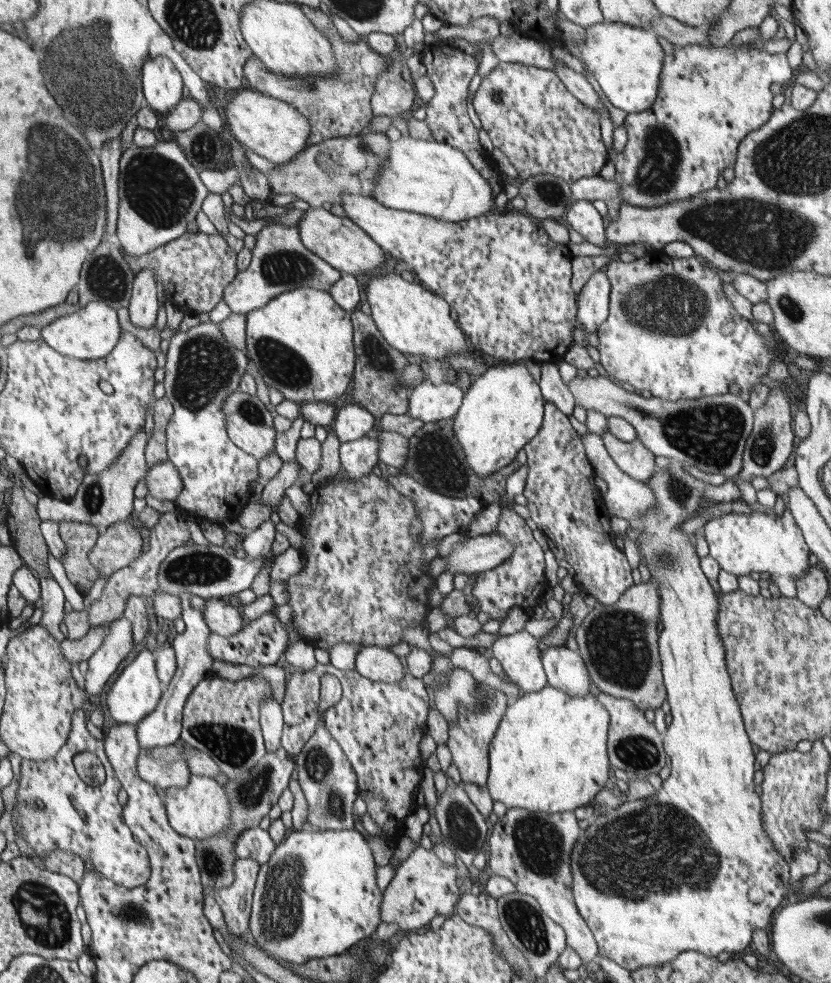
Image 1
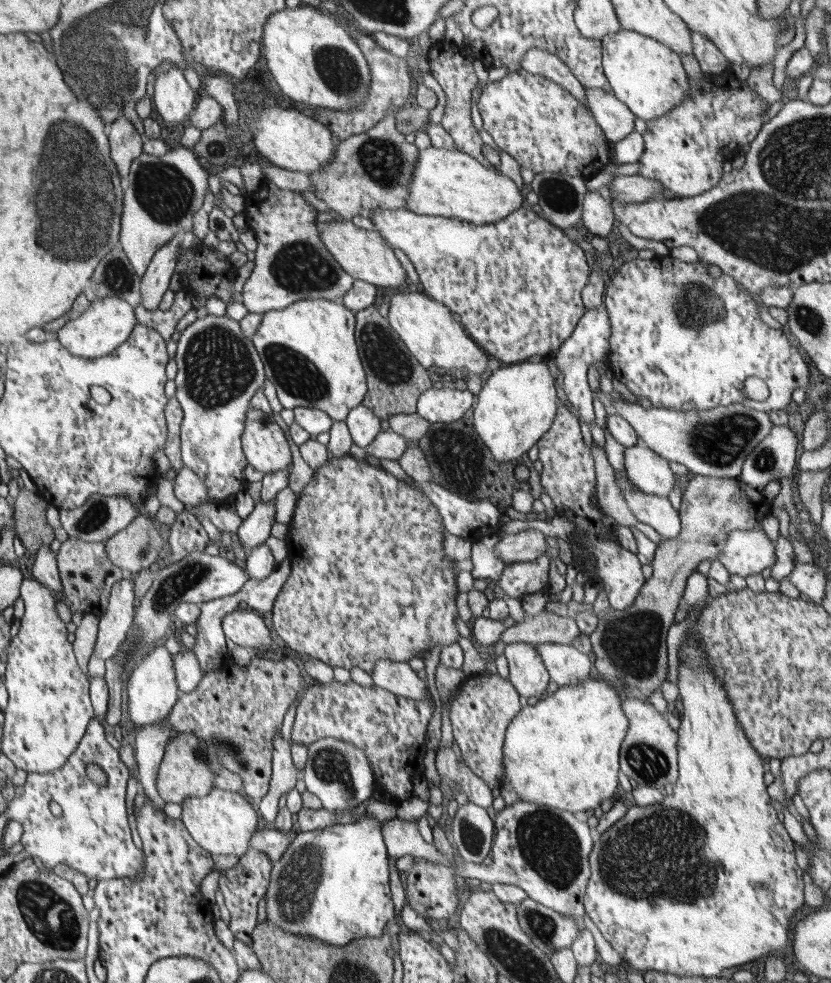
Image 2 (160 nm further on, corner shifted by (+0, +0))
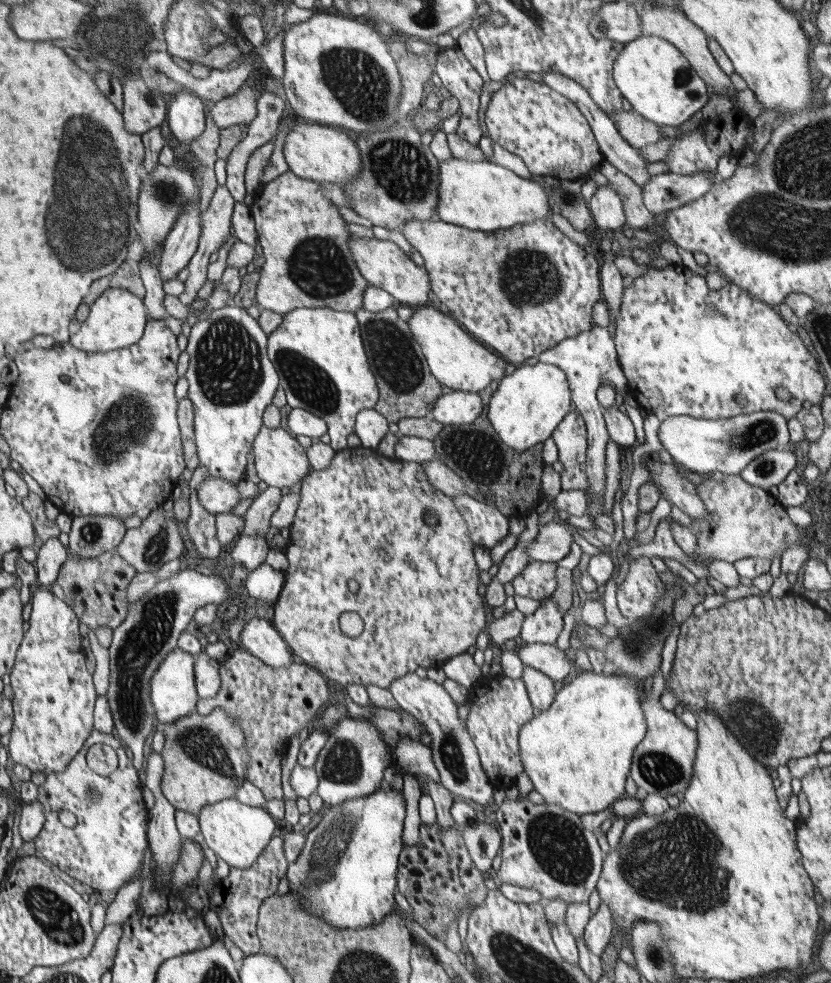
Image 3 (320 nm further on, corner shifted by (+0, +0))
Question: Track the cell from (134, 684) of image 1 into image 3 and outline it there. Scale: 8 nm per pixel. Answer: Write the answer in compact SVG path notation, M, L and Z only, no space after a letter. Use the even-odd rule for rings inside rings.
M176 648L165 658L154 674L150 682L150 702L153 703L158 726L191 715L197 709L200 698L196 694L196 684L194 684L195 657Z

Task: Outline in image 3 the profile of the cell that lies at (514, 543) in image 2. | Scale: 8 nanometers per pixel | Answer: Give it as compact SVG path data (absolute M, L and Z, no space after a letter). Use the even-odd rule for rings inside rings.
M554 520L539 527L537 537L527 546L527 556L534 561L558 563L570 554L572 542L570 527Z

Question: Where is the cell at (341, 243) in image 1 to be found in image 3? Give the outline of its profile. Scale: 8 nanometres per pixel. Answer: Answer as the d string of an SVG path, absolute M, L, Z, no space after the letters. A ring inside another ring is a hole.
M350 236L347 245L351 248L350 254L352 254L360 274L370 285L386 290L388 294L404 305L411 307L426 305L431 291L430 278L428 278L426 270L414 264L394 242Z

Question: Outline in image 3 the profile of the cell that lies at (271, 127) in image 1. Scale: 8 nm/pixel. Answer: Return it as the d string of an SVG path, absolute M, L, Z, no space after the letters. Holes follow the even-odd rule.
M292 121L294 125L290 129L290 133L284 139L283 154L286 158L290 172L297 174L300 178L306 180L320 182L334 182L334 184L342 185L344 182L354 180L362 172L362 157L359 156L359 146L356 138L351 133L341 130L340 128L329 127L328 125L320 125L318 123L297 123Z

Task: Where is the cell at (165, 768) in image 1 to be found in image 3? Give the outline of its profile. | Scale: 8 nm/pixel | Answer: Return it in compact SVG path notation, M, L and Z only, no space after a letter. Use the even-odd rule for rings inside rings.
M214 710L211 714L200 716L196 713L177 719L172 723L159 726L165 736L164 749L161 756L164 759L161 791L166 800L178 810L185 810L198 818L200 810L213 805L225 798L237 798L238 787L245 783L247 766L251 758L245 748L245 734L229 714L224 710Z

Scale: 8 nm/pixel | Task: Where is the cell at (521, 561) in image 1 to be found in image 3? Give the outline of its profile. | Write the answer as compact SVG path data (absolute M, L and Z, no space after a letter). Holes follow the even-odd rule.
M532 560L528 566L512 580L515 594L543 600L556 590L557 563Z

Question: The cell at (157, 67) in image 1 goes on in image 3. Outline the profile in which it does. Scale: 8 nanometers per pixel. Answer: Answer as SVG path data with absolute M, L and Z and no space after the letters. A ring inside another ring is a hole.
M180 90L180 92L174 94L174 97L167 105L167 118L166 122L171 128L172 134L178 138L179 141L185 144L189 144L194 141L195 138L201 136L206 128L208 121L208 112L204 112L204 104L202 100L187 90Z

